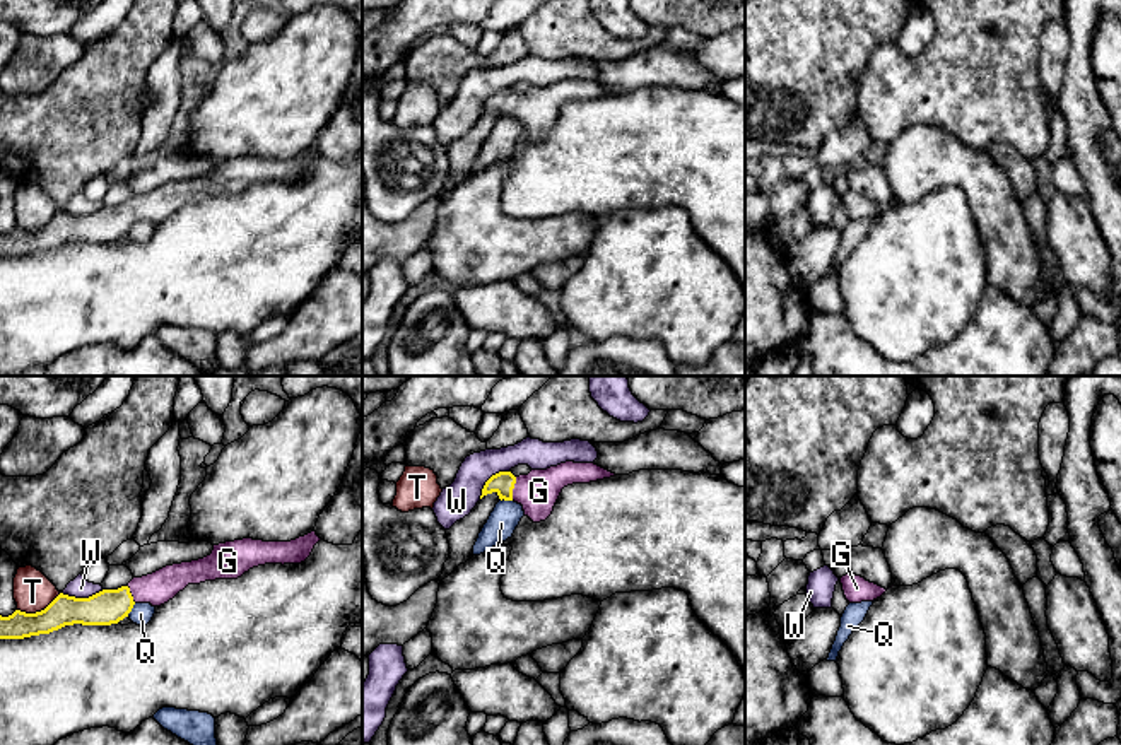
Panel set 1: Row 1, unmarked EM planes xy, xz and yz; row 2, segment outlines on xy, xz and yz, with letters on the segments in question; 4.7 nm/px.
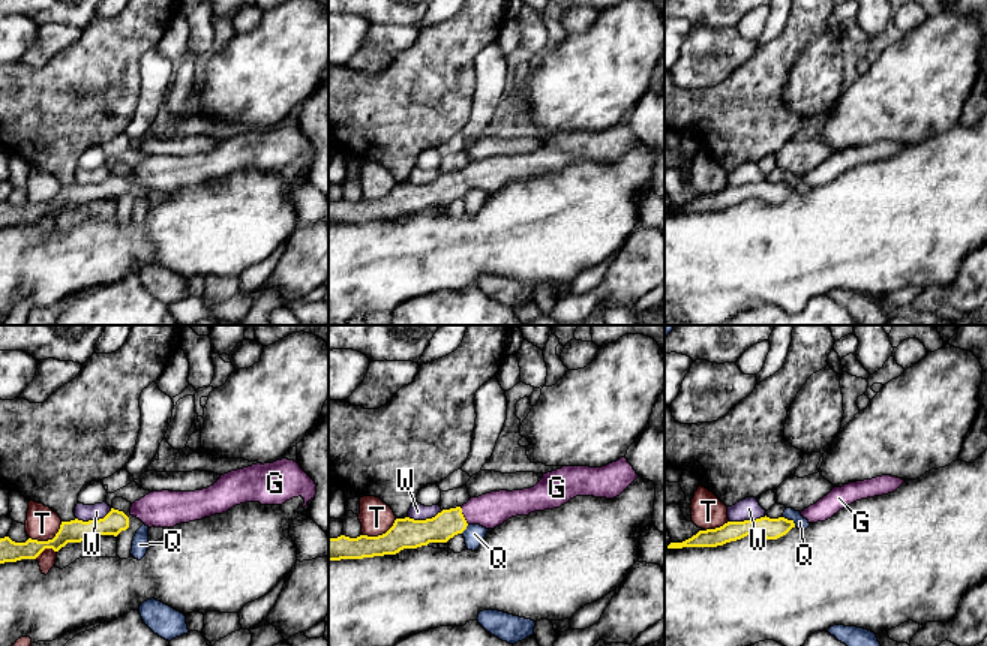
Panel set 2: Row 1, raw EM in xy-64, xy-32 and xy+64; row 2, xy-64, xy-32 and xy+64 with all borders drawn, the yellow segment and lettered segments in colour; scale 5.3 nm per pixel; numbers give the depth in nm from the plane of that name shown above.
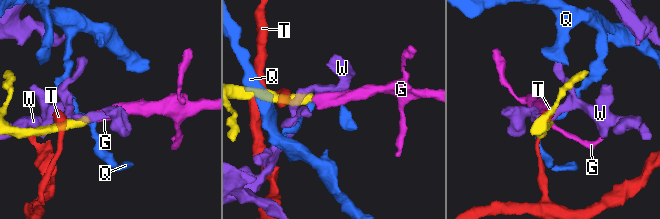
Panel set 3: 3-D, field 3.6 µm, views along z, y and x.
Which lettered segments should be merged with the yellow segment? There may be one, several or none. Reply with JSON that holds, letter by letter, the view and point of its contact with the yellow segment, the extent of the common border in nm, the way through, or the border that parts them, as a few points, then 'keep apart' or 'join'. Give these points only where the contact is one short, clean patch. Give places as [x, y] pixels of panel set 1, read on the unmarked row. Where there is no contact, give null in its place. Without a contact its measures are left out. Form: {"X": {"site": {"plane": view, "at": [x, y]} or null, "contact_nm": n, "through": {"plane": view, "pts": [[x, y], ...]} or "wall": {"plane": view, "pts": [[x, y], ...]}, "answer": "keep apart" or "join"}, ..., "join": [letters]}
{"G": {"site": {"plane": "xz", "at": [513, 105]}, "contact_nm": 110, "through": {"plane": "xz", "pts": [[503, 99], [513, 105], [539, 108]]}, "answer": "join"}, "Q": {"site": {"plane": "xy", "at": [130, 228]}, "contact_nm": 80, "answer": "keep apart"}, "T": {"site": {"plane": "xy", "at": [38, 229]}, "contact_nm": 220, "wall": {"plane": "xy", "pts": [[60, 211], [40, 228], [17, 228]]}, "answer": "keep apart"}, "W": {"site": {"plane": "xy", "at": [81, 216]}, "contact_nm": 200, "wall": {"plane": "xy", "pts": [[103, 207], [88, 214], [60, 211]]}, "answer": "keep apart"}, "join": ["G"]}

